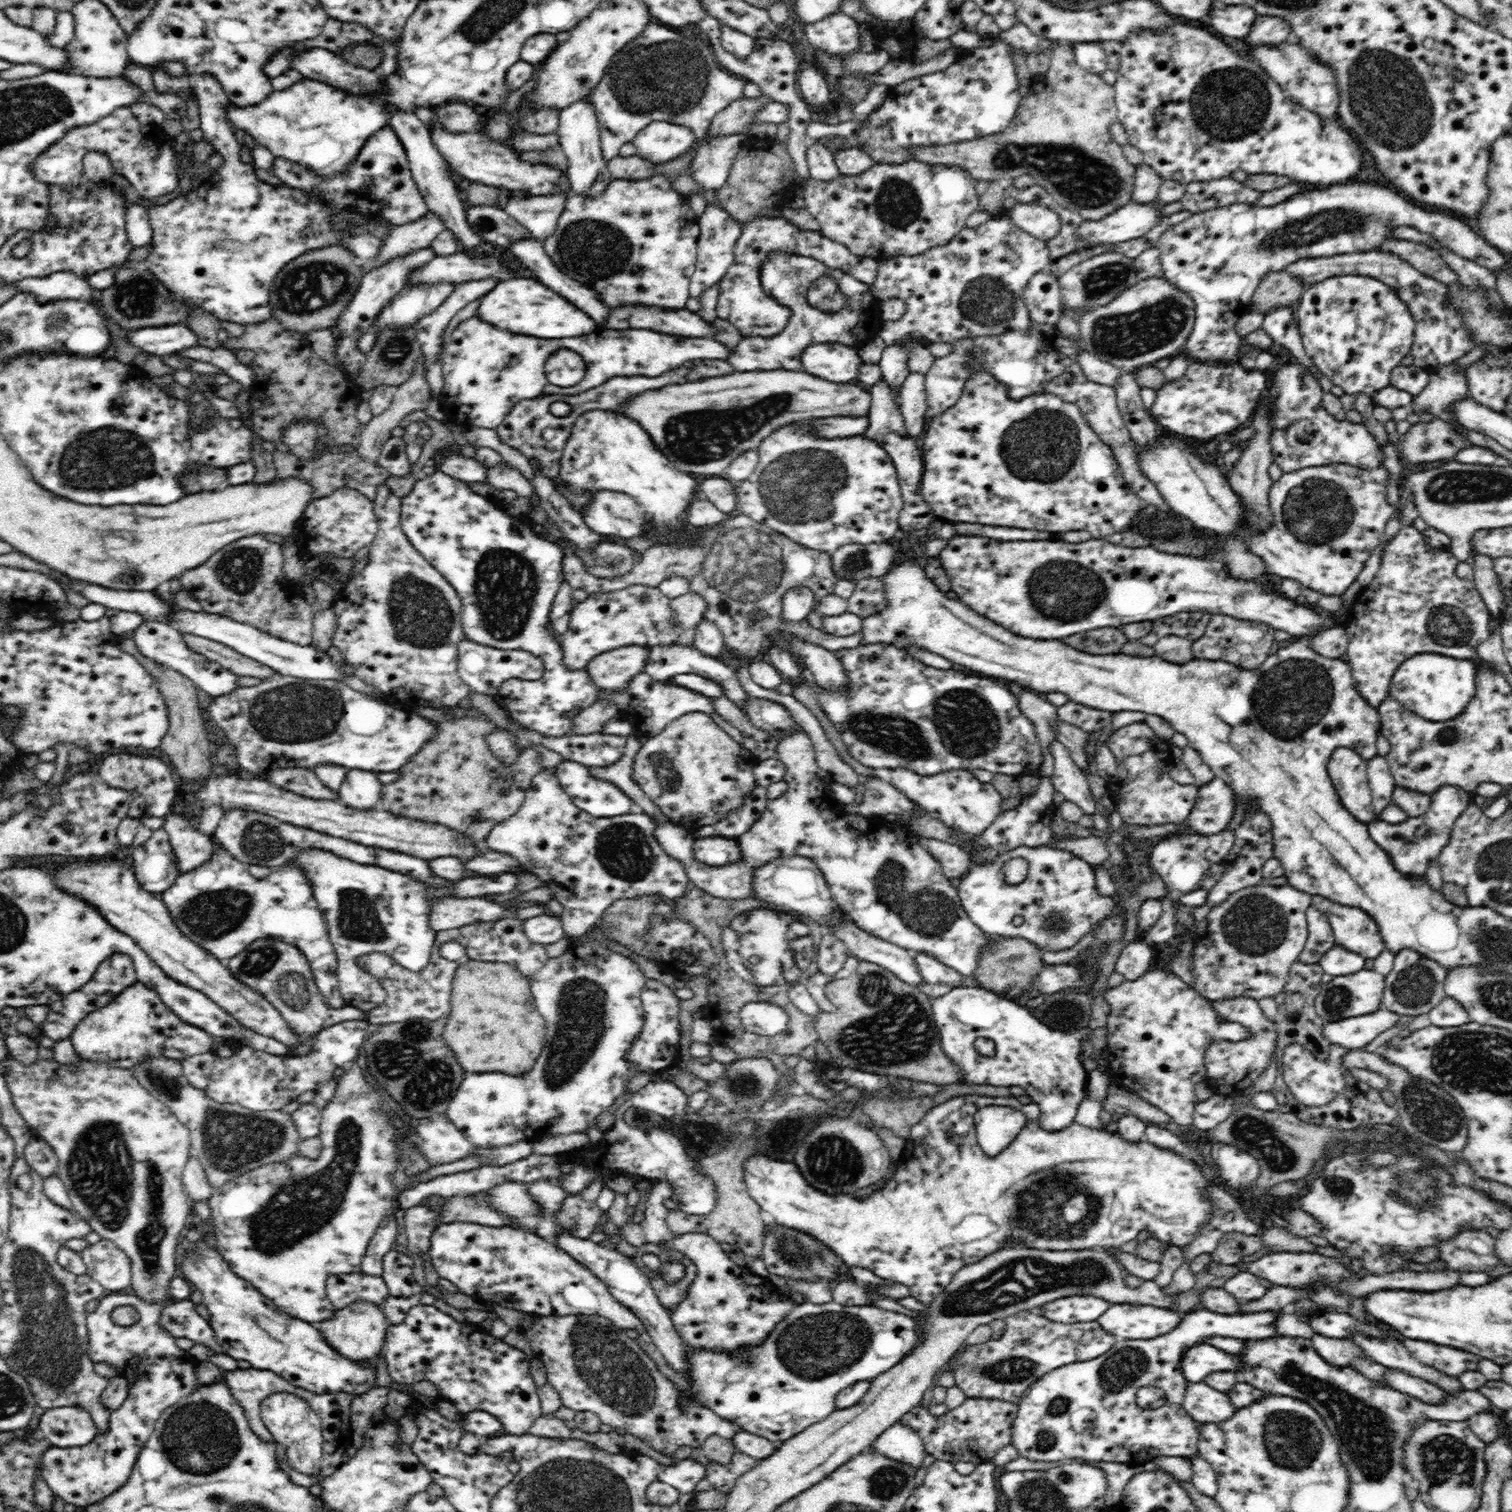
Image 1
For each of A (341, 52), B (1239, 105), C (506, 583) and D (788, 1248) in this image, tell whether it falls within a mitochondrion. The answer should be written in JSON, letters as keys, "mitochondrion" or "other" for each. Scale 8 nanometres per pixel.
{"A":"other","B":"mitochondrion","C":"mitochondrion","D":"mitochondrion"}

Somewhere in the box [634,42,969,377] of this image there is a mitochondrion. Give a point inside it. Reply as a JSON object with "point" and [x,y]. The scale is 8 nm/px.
{"point":[898,201]}

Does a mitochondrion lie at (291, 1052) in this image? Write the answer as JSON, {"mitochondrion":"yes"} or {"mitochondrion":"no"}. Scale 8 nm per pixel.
{"mitochondrion":"no"}

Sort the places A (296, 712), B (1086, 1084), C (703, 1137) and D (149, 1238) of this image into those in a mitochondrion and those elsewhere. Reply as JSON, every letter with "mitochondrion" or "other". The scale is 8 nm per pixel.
{"A":"mitochondrion","B":"other","C":"mitochondrion","D":"mitochondrion"}

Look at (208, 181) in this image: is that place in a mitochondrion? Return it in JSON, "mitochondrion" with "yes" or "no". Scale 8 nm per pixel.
{"mitochondrion":"no"}

